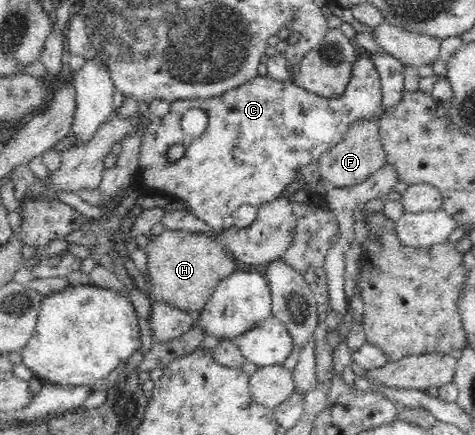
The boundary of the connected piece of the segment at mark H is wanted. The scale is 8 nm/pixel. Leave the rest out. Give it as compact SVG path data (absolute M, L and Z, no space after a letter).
M166 229L160 235L150 235L145 252L148 258L148 288L153 300L194 315L203 309L218 283L236 271L236 262L213 231L196 233Z

